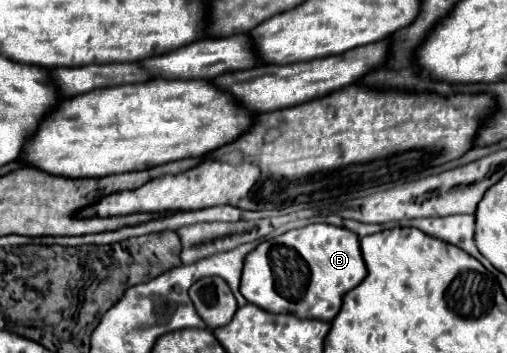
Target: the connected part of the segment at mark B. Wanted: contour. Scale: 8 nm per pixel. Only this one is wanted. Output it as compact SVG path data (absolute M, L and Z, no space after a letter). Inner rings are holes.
M311 224L299 230L289 230L273 240L261 242L245 260L241 292L251 302L269 312L291 312L299 318L315 318L331 322L341 310L343 296L363 282L367 276L365 262L361 258L361 246L355 232L331 224Z

